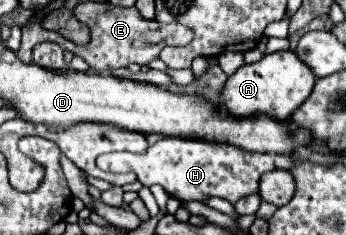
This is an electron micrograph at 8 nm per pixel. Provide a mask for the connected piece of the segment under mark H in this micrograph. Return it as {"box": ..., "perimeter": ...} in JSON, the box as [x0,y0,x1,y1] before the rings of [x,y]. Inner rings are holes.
{"box":[96,138,274,204],"perimeter":[[[162,138],[152,144],[142,154],[132,152],[110,152],[102,154],[96,160],[100,170],[106,172],[134,172],[144,186],[160,184],[170,196],[180,202],[198,200],[206,202],[208,198],[224,198],[236,204],[240,198],[256,194],[258,182],[264,172],[274,170],[274,160],[268,154],[258,154],[258,158],[250,158],[244,152],[238,152],[232,146],[208,144],[208,142],[192,142],[180,138]]]}

